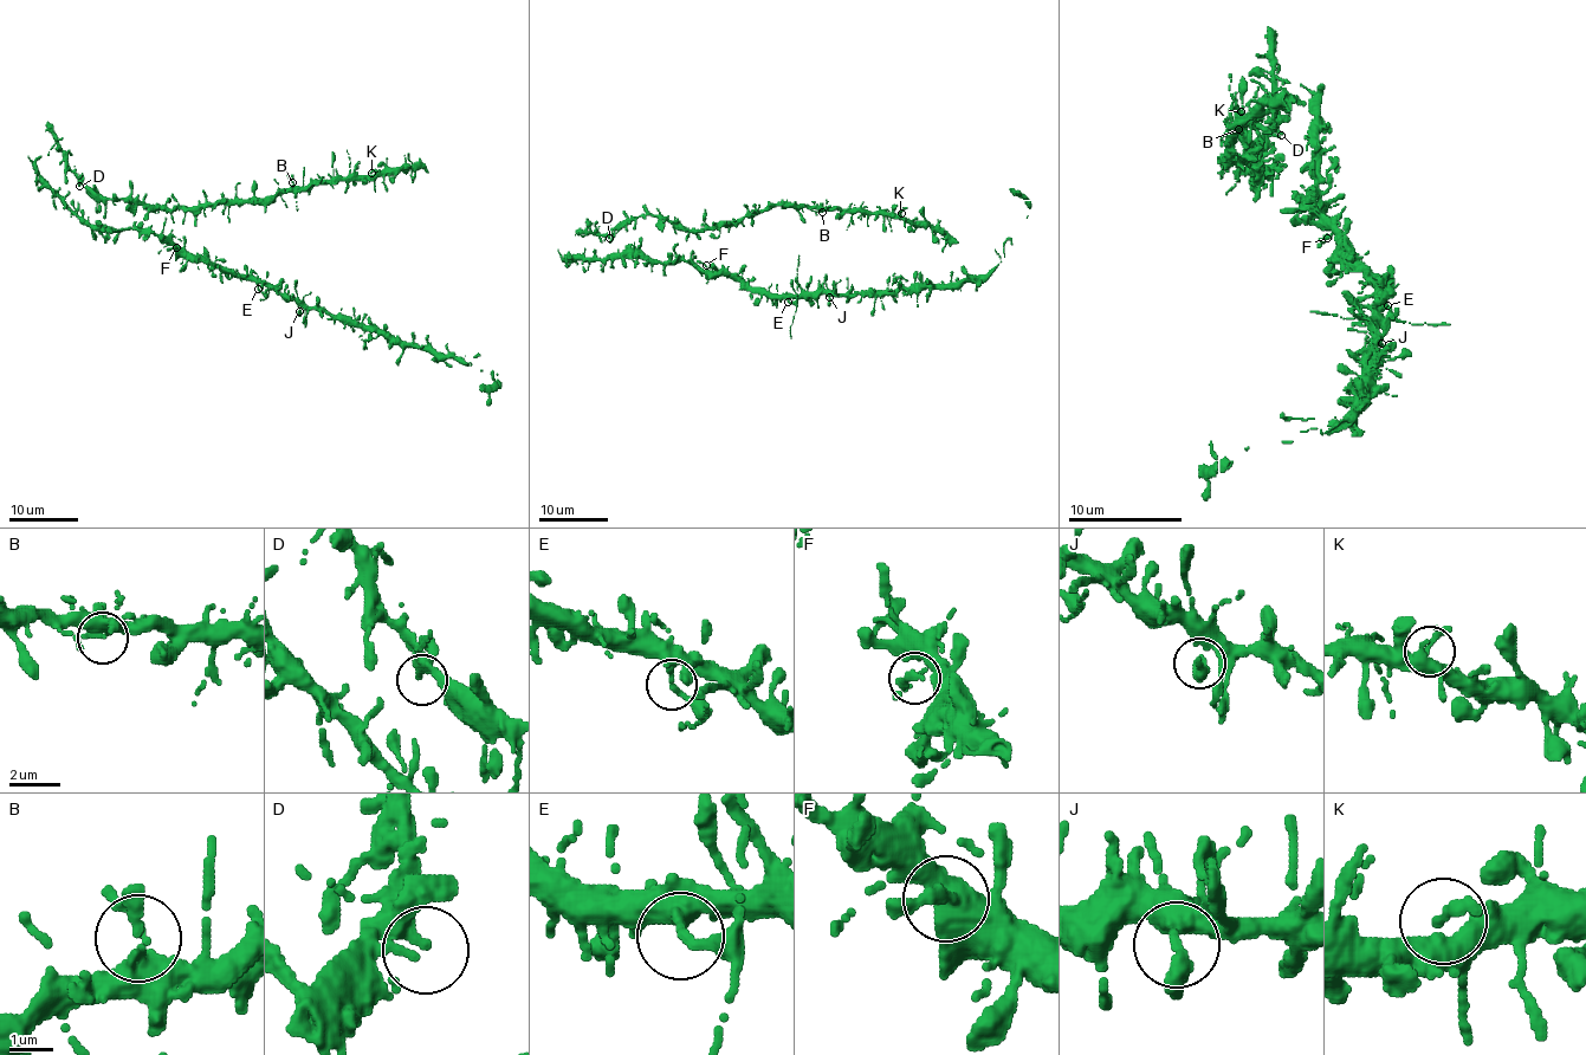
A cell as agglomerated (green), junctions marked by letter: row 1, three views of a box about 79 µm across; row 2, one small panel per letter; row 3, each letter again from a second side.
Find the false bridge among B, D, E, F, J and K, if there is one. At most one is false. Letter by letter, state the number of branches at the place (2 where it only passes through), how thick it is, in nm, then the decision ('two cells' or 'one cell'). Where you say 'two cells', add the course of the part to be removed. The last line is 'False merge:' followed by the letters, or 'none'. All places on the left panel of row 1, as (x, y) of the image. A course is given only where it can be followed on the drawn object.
B: 2 | 240 nm | one cell
D: 2 | 280 nm | one cell
E: 2 | 240 nm | one cell
F: 2 | 240 nm | one cell
J: 2 | 240 nm | one cell
K: 2 | 260 nm | one cell
False merge: none

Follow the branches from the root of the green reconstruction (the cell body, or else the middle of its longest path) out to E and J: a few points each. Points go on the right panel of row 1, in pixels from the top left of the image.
E: (1329, 228), (1339, 238), (1339, 246), (1376, 283), (1387, 306)
J: (1329, 228), (1339, 238), (1339, 246), (1376, 283), (1373, 335), (1381, 343)

